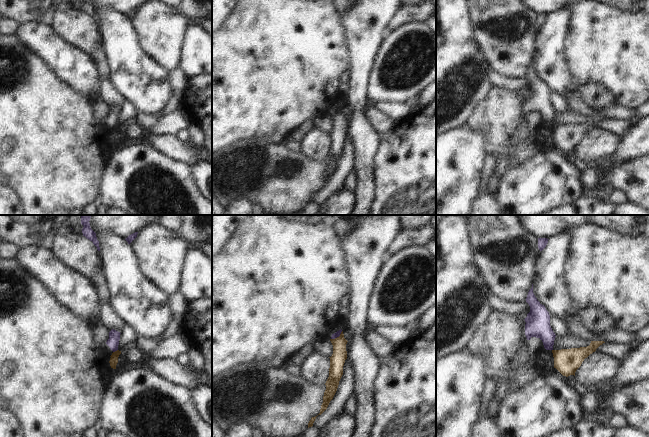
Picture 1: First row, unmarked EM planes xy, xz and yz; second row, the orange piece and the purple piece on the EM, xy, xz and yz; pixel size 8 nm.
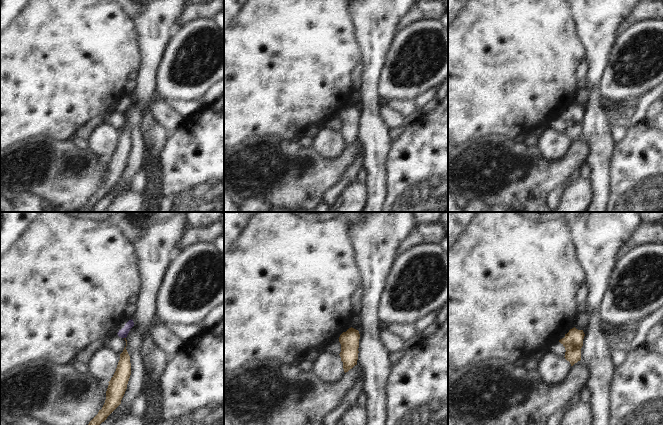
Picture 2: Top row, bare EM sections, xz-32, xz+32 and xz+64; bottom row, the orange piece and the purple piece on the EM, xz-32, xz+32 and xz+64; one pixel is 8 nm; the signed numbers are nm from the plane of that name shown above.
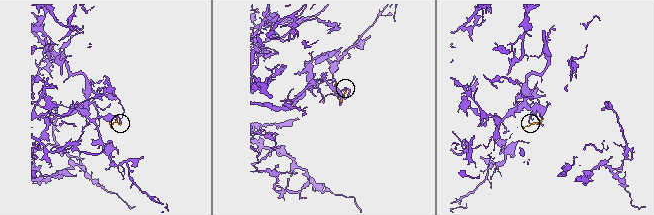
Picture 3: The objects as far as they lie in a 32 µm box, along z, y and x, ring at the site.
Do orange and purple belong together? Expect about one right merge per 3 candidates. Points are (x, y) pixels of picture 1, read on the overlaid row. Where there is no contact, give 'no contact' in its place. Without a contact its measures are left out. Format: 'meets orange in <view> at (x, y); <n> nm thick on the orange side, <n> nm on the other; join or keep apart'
meets orange in xy at (115, 351); 70 nm thick on the orange side, 100 nm on the other; keep apart

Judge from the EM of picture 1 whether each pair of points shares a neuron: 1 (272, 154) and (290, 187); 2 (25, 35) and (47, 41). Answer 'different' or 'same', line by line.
1: same
2: same

